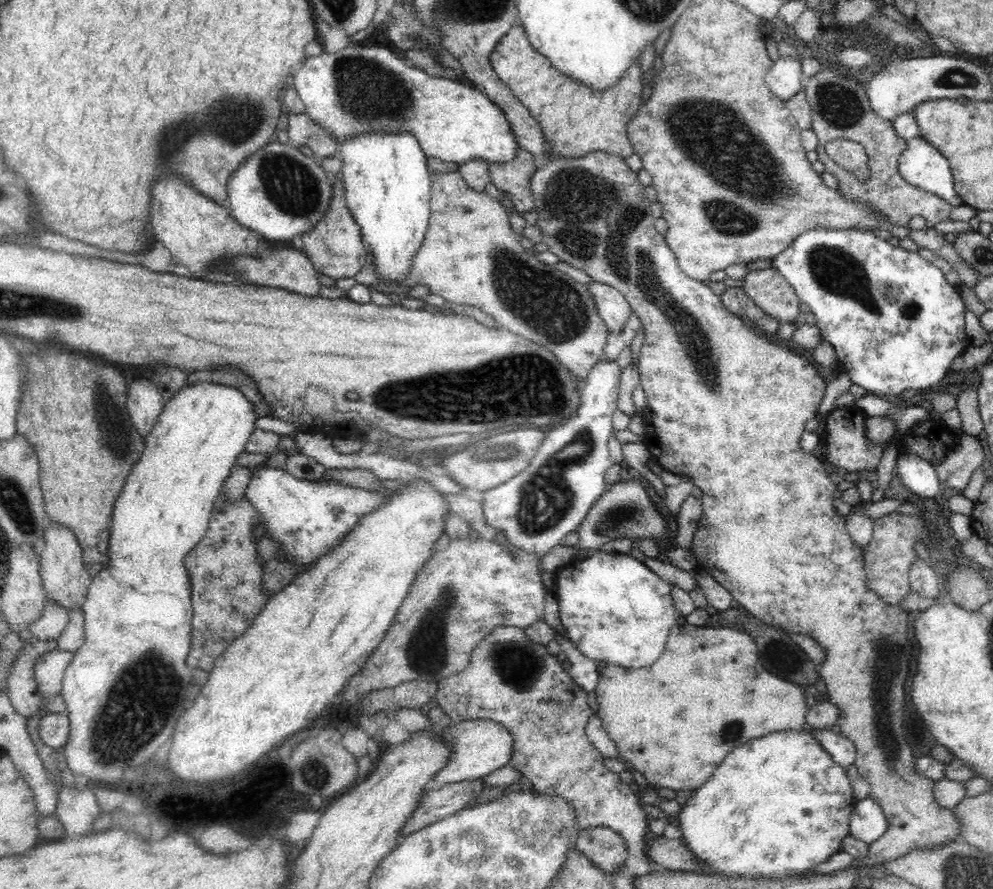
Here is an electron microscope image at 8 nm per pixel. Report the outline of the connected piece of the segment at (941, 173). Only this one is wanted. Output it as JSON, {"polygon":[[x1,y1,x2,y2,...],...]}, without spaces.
{"polygon":[[920,135,899,156,898,174,906,183,947,200,953,207,962,205,948,161]]}

